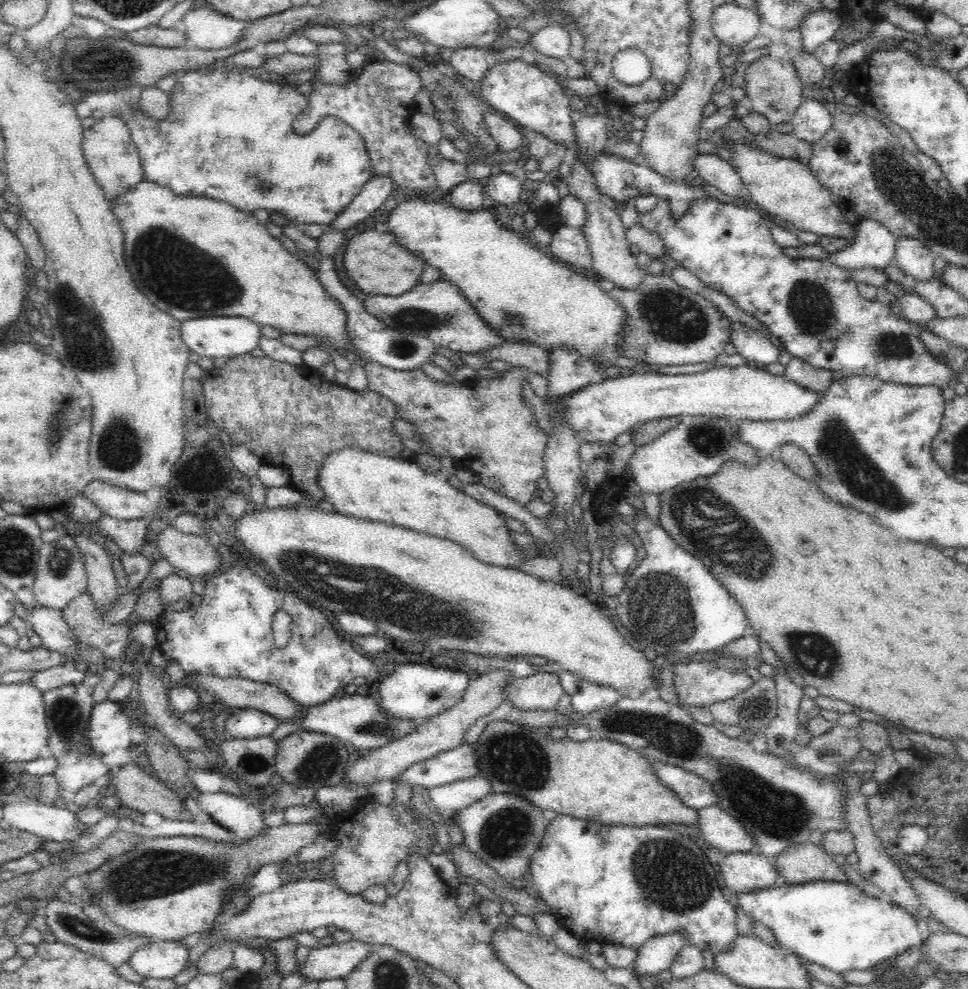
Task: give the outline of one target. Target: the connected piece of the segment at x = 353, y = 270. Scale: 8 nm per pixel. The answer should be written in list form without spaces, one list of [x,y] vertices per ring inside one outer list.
[[[366,230],[351,236],[344,250],[343,267],[360,290],[368,294],[400,296],[419,283],[418,278],[426,266],[420,255],[398,246],[392,233]]]

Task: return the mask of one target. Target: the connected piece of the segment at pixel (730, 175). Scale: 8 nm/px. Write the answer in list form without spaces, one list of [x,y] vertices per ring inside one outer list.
[[[698,153],[694,156],[690,167],[700,176],[701,184],[704,186],[712,185],[720,192],[734,196],[734,198],[744,198],[744,200],[750,198],[736,169],[718,155]]]

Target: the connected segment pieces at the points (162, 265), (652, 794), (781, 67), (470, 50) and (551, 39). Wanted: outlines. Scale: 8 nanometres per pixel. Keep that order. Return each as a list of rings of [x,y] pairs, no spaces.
[[[148,180],[138,182],[109,202],[124,237],[122,253],[130,277],[146,299],[162,312],[180,322],[207,316],[242,317],[261,327],[278,328],[282,333],[319,336],[326,344],[355,348],[346,333],[343,306],[326,292],[312,269],[286,251],[253,214],[206,196],[176,194]]]
[[[508,719],[494,720],[486,724],[482,732],[480,732],[479,738],[470,743],[474,750],[476,750],[476,756],[478,756],[478,774],[498,774],[498,776],[486,776],[488,782],[490,782],[490,792],[504,793],[516,796],[522,796],[532,803],[532,805],[538,807],[541,811],[553,810],[561,815],[573,816],[577,819],[590,819],[594,822],[603,825],[626,825],[626,826],[668,826],[668,824],[694,824],[698,822],[698,813],[696,809],[688,808],[686,805],[682,804],[682,801],[674,795],[674,792],[670,791],[666,785],[662,785],[658,781],[658,777],[654,775],[654,769],[650,765],[650,761],[644,756],[640,755],[637,750],[631,749],[622,743],[617,743],[608,739],[601,740],[584,740],[582,742],[576,742],[568,738],[557,738],[553,739],[551,736],[547,735],[547,729],[542,730],[540,728],[530,728],[529,726],[522,726],[518,722],[510,722]]]
[[[769,54],[754,59],[744,68],[746,104],[757,113],[764,115],[774,126],[780,122],[791,122],[796,109],[803,102],[803,84],[797,70],[787,58],[772,59]]]
[[[474,46],[454,49],[450,62],[457,74],[477,84],[484,80],[490,68],[485,51]]]
[[[553,23],[547,30],[530,34],[531,52],[563,61],[569,55],[570,34],[563,23]]]

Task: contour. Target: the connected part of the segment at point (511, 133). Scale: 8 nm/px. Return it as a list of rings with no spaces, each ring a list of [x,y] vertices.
[[[486,110],[483,119],[490,137],[496,141],[500,151],[510,152],[511,150],[517,150],[520,145],[526,143],[522,132],[506,116],[498,112],[490,113]]]

